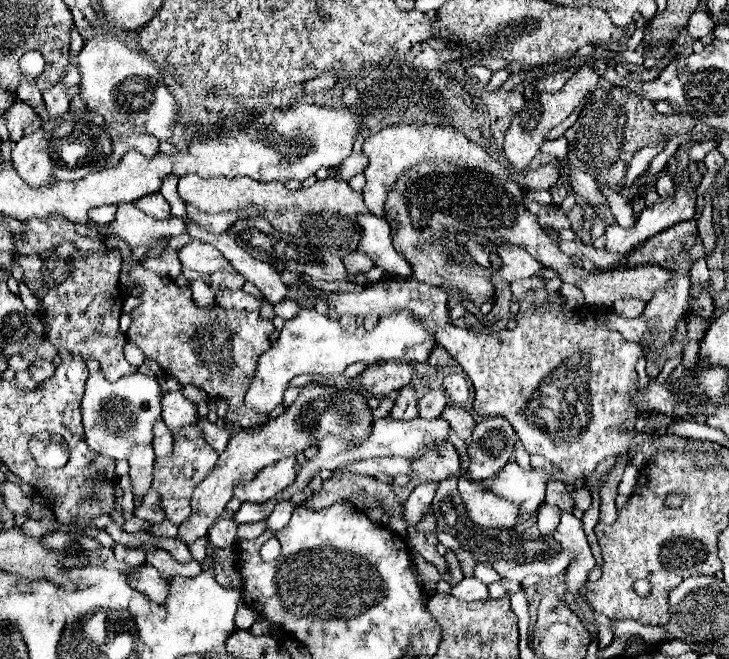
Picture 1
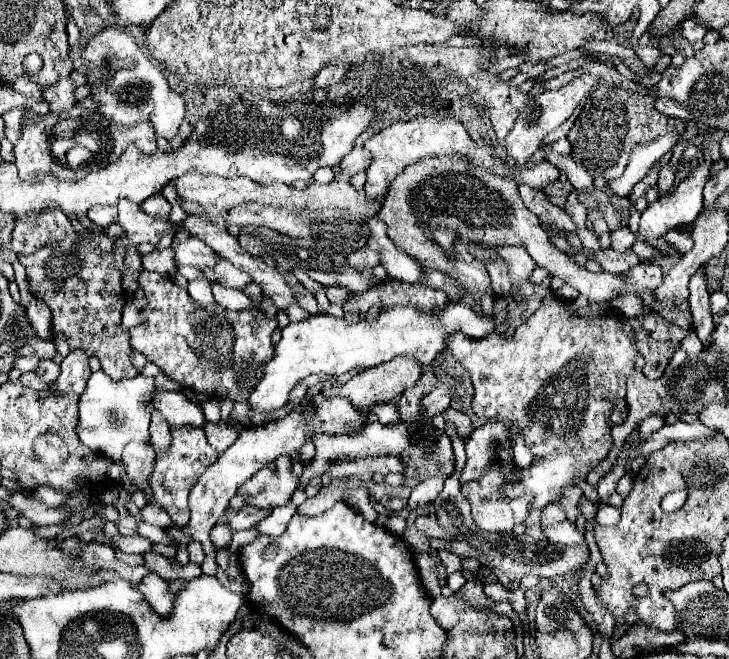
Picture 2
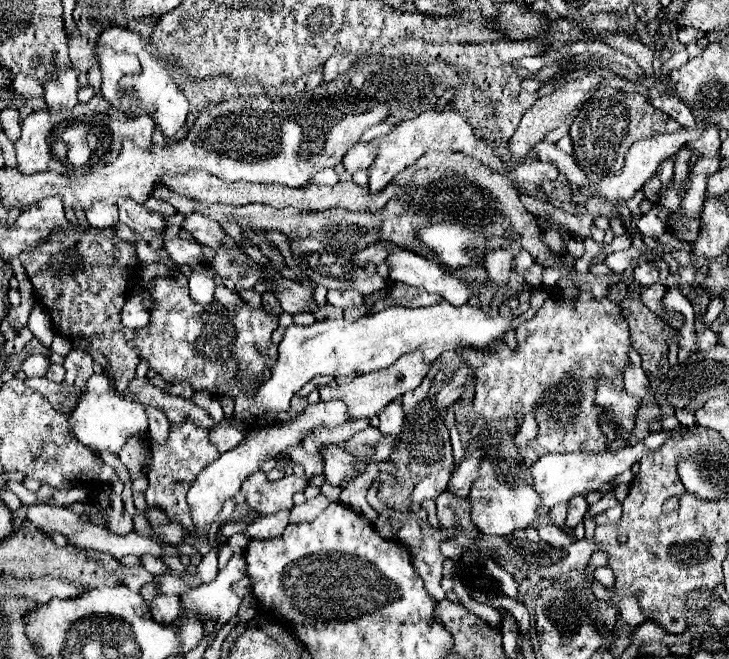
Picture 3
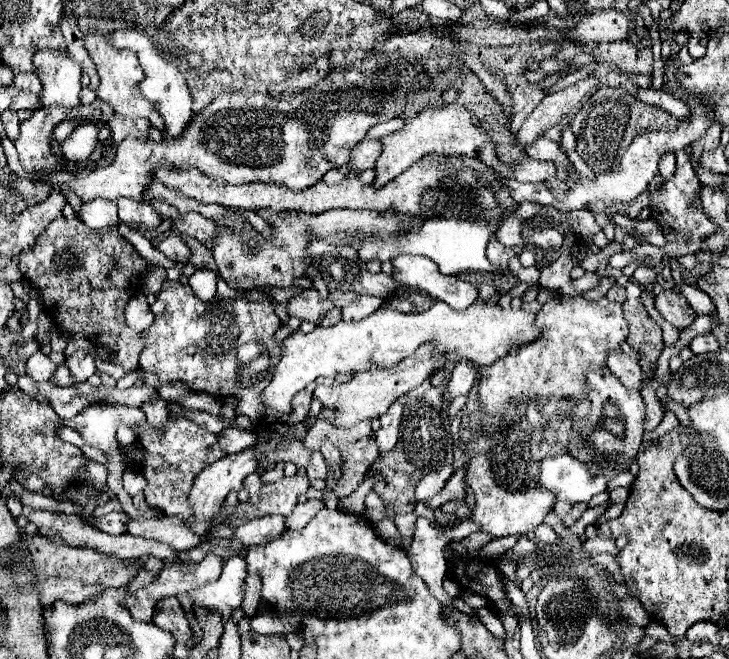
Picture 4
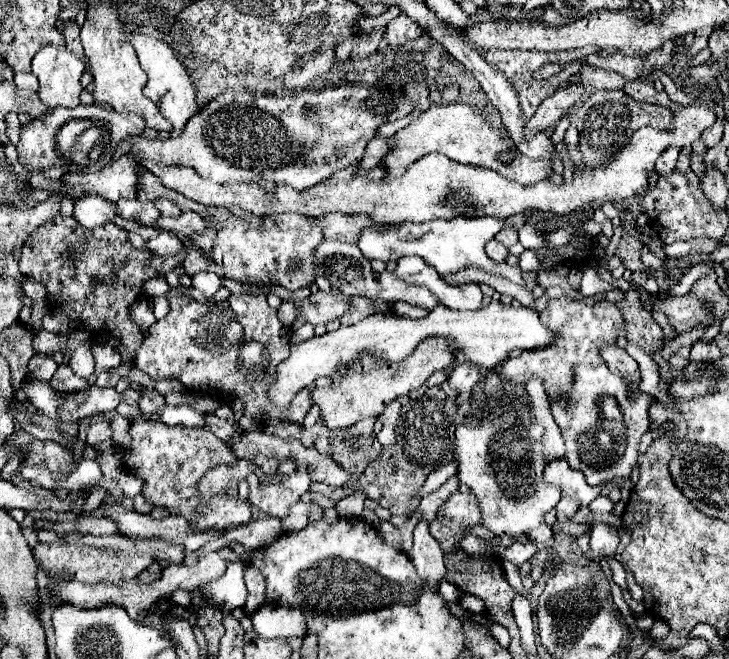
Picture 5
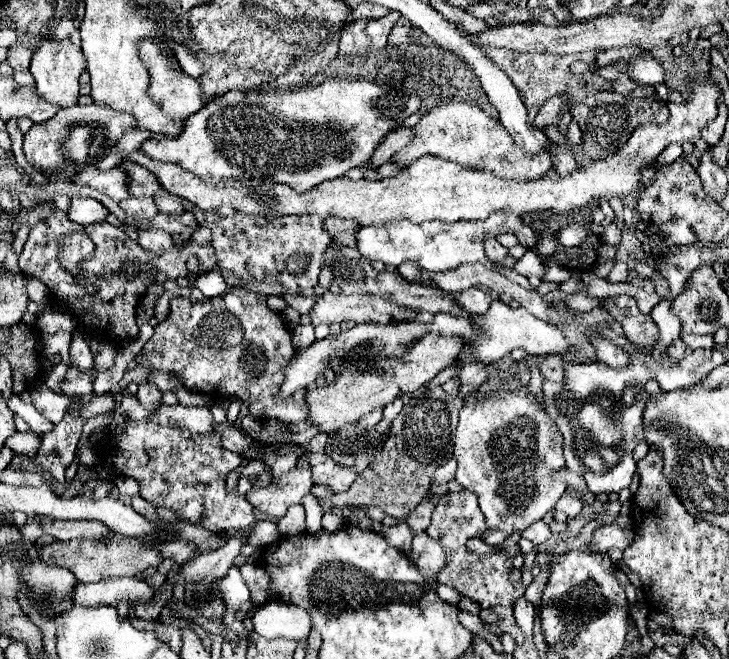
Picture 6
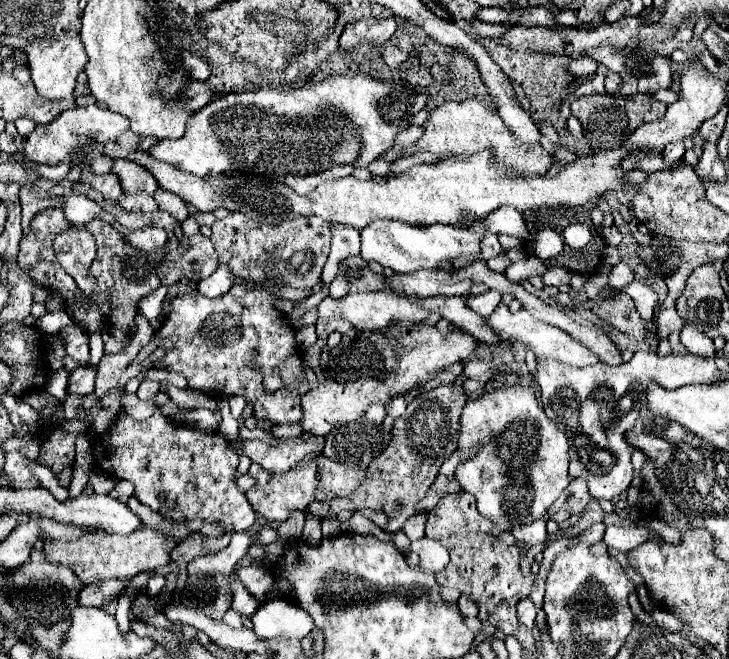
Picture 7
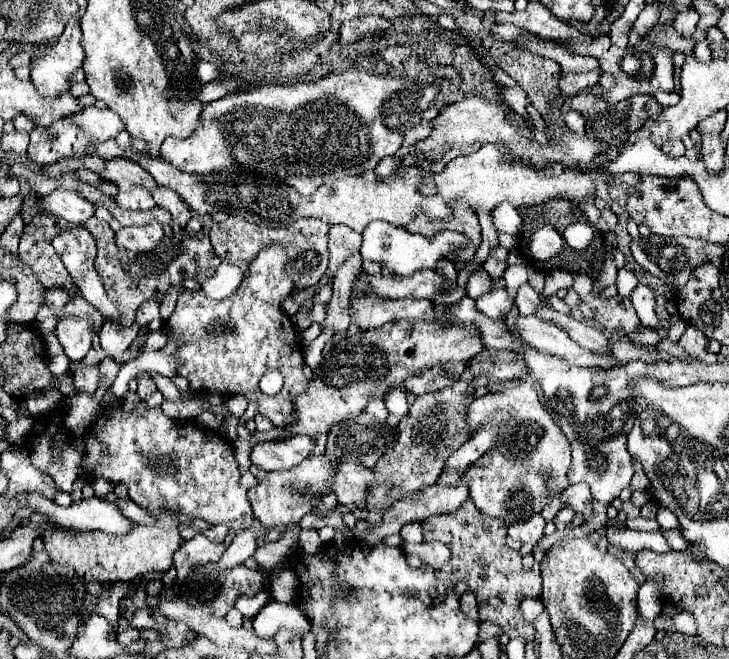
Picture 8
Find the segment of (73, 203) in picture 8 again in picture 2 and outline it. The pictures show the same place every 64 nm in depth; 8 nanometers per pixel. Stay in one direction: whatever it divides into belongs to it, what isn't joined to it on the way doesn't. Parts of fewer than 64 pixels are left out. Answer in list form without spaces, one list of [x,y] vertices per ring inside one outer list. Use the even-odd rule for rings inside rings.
[[[94,206],[94,208],[88,212],[88,218],[90,218],[94,224],[106,228],[106,226],[110,226],[110,224],[116,222],[118,212],[116,212],[116,206]]]

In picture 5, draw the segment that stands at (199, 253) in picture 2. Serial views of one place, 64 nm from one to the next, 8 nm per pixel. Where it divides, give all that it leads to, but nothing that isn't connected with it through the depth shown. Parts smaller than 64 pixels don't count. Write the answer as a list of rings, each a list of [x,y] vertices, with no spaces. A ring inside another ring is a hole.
[[[162,230],[156,238],[148,240],[148,248],[158,256],[176,256],[180,250],[184,250],[184,244],[174,234]]]

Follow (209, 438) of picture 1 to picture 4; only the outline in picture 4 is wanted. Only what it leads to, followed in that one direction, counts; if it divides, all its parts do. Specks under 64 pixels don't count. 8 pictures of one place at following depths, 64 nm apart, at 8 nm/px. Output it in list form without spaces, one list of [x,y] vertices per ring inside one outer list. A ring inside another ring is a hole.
[[[224,428],[218,434],[218,444],[224,454],[236,454],[238,450],[246,450],[258,442],[258,436],[254,432],[246,432],[240,428]]]

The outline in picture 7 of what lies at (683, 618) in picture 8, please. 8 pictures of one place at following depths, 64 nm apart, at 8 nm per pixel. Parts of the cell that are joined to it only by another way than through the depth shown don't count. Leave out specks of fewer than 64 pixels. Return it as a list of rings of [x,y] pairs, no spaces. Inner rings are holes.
[[[655,610],[651,613],[651,617],[658,626],[664,627],[673,632],[680,632],[684,626],[684,622],[679,616],[664,612],[663,610]]]

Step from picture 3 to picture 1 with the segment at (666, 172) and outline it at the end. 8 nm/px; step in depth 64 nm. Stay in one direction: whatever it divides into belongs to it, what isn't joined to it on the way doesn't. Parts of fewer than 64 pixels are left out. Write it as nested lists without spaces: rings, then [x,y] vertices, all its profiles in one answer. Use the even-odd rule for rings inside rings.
[[[662,174],[662,176],[658,178],[658,182],[656,182],[656,192],[658,192],[662,198],[666,198],[666,200],[674,198],[676,186],[674,186],[674,182],[672,182],[672,178],[670,178],[668,174]]]

